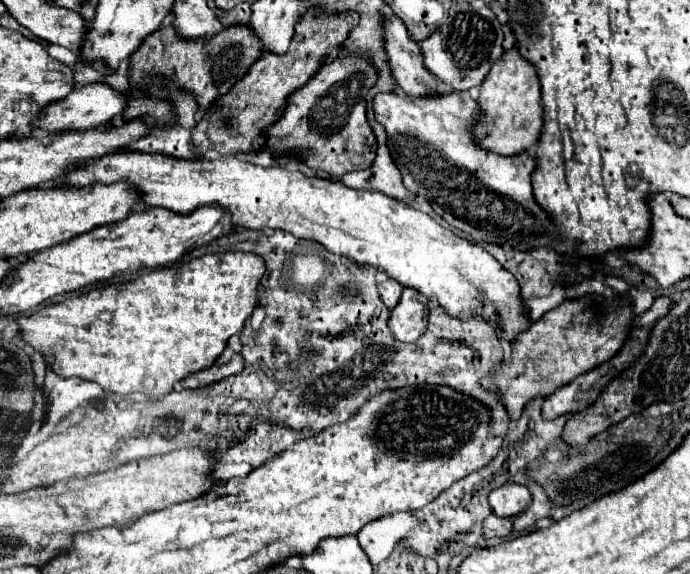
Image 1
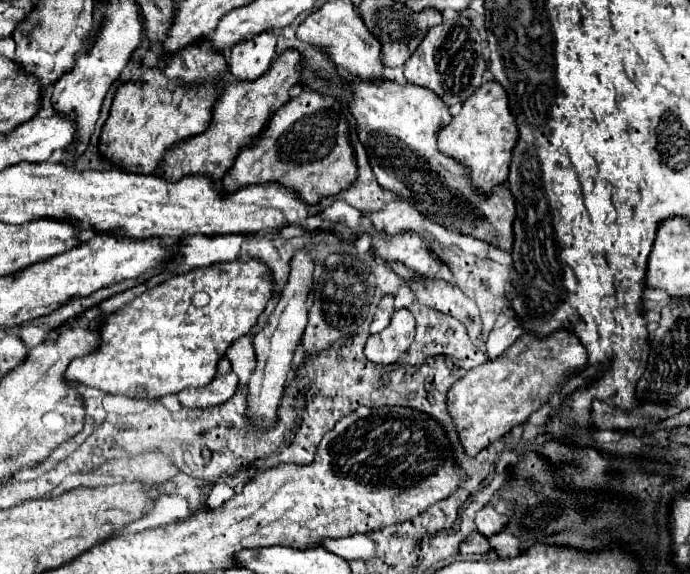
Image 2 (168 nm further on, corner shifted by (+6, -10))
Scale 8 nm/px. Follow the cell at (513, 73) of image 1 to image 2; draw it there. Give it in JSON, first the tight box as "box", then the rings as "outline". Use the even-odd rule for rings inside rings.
{"box":[438,82,518,194],"outline":[[[498,82],[482,84],[462,106],[462,112],[452,118],[438,134],[438,150],[464,168],[468,168],[468,178],[480,194],[490,194],[498,184],[504,184],[508,178],[508,166],[512,158],[512,148],[516,144],[518,130],[508,110],[508,96]]]}

